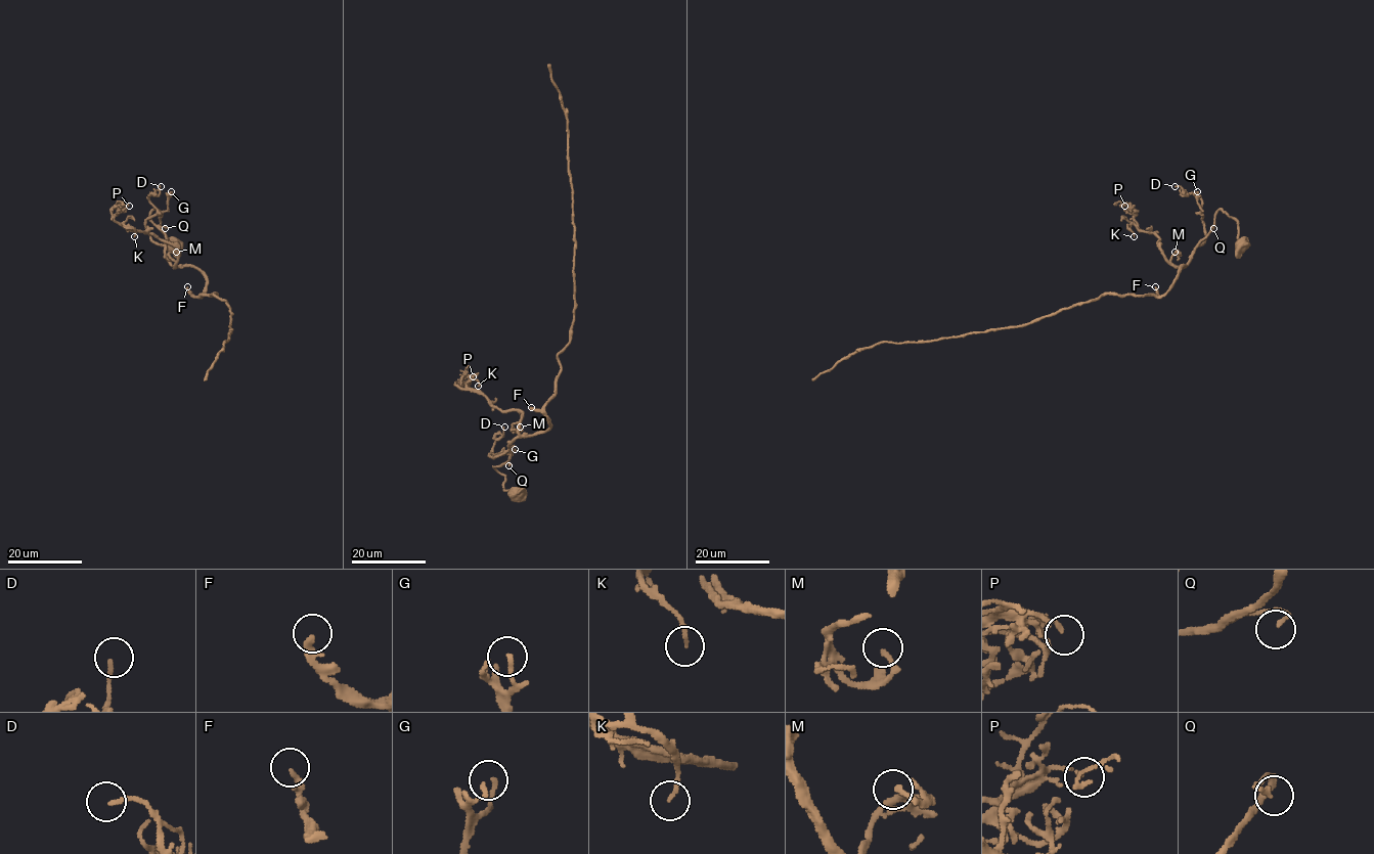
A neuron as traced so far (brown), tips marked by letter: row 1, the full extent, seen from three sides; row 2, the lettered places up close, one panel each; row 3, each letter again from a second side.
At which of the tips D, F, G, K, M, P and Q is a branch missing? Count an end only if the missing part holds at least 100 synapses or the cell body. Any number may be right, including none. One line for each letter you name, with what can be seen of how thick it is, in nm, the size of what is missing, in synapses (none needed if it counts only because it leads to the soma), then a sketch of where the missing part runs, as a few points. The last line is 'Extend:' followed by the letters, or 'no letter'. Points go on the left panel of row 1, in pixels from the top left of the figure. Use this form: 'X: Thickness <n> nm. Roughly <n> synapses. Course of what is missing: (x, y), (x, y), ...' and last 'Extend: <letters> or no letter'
Extend: no letter

